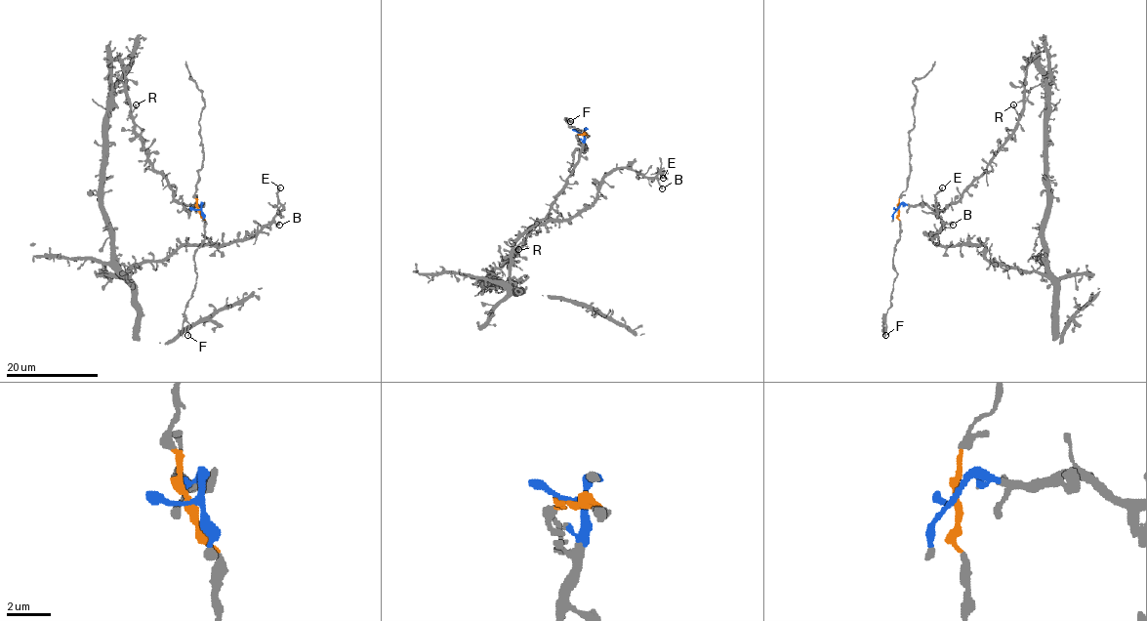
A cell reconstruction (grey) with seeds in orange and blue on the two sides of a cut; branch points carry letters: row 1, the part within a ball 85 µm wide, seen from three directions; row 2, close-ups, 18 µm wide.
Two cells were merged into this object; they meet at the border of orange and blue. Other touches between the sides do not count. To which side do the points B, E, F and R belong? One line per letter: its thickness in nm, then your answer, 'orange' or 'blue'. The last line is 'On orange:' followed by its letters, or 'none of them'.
B: calibre 400 nm; blue
E: calibre 360 nm; blue
F: calibre 160 nm; orange
R: calibre 320 nm; blue
On orange: F

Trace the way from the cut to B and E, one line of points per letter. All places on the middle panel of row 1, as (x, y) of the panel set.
B: (582, 133), (552, 208), (485, 284), (508, 282), (512, 245), (575, 218), (615, 170), (662, 188)
E: (582, 133), (552, 208), (485, 284), (508, 282), (512, 245), (575, 218), (614, 171), (662, 178)

